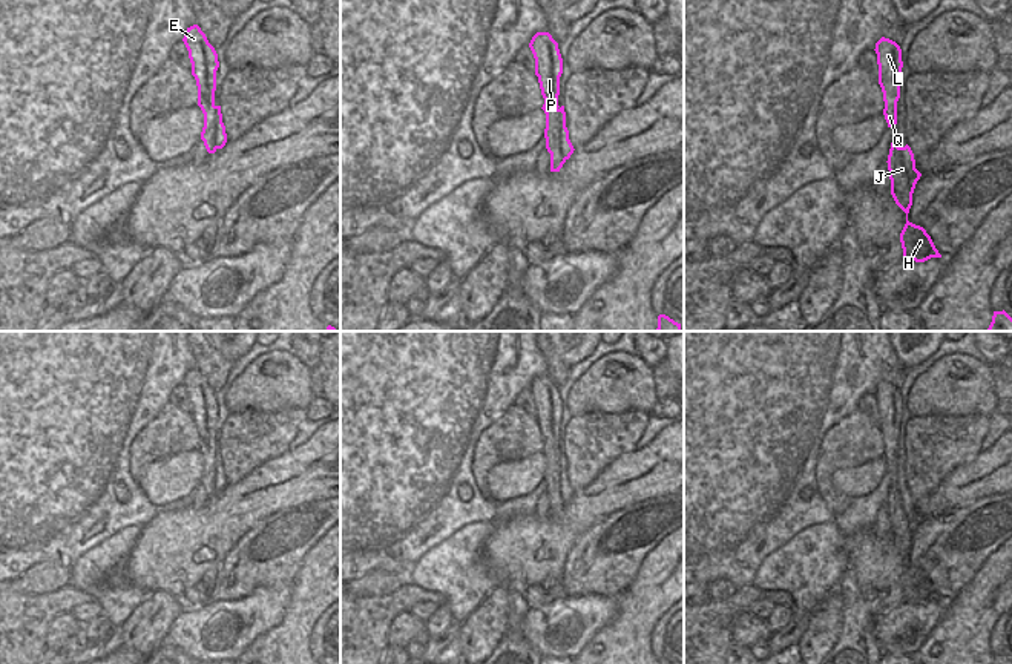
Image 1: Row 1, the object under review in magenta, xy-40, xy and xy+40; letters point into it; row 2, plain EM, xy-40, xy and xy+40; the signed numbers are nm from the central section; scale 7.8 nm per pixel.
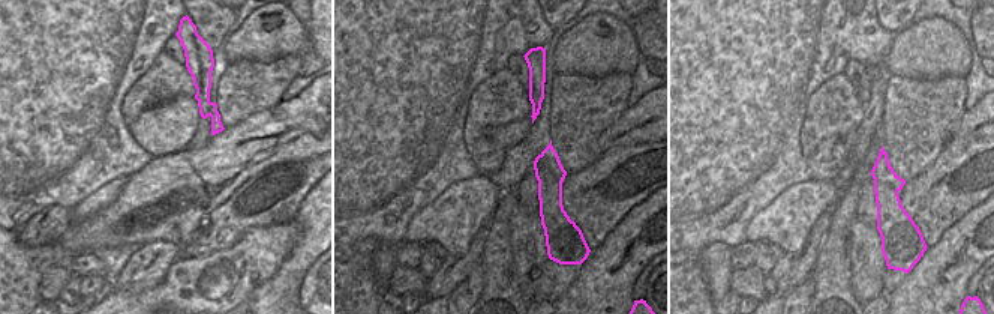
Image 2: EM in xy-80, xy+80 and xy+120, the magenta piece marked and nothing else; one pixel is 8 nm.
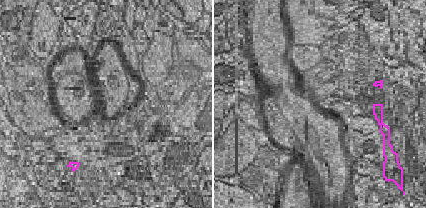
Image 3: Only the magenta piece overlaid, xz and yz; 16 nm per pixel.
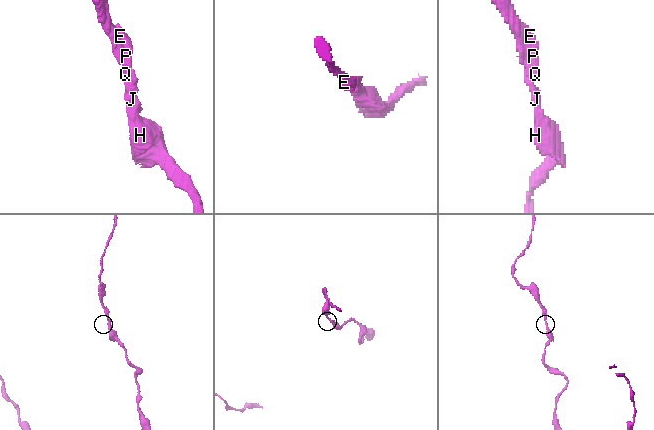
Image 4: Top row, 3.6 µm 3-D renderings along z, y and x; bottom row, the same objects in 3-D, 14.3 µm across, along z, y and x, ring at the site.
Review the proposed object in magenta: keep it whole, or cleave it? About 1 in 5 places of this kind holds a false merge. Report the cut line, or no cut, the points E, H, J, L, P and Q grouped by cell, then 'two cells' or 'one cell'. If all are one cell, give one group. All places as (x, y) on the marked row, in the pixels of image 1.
cut none; groups E H J L P Q; one cell

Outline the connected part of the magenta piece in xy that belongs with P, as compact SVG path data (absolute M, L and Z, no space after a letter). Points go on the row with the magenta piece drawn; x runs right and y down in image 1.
M537 32L529 48L535 58L535 75L538 77L541 95L544 98L541 109L546 113L544 138L546 149L550 153L550 172L560 172L575 150L566 127L564 106L558 106L563 58L558 43L549 32Z

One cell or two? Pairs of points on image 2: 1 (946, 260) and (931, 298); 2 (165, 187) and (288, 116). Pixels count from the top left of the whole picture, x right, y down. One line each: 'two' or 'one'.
1: one
2: one

